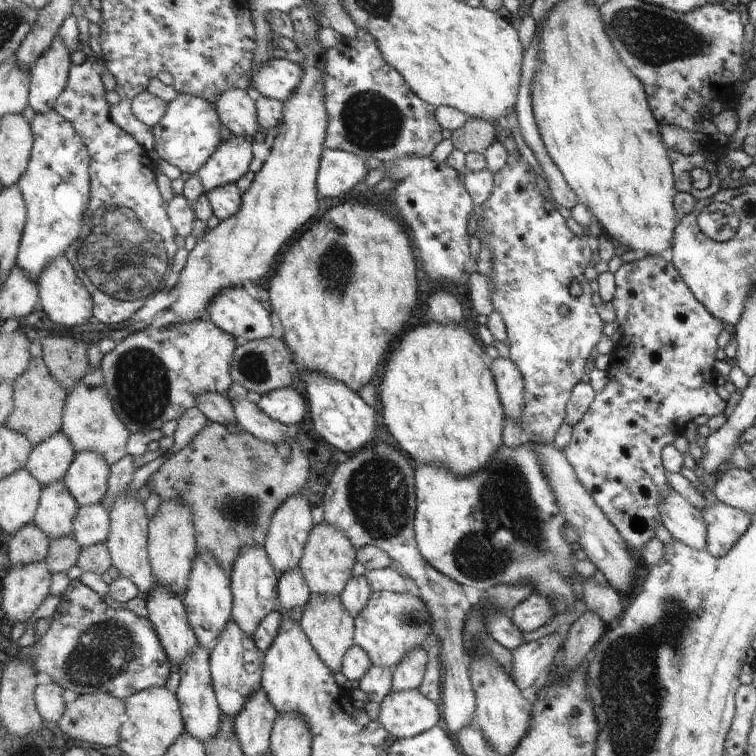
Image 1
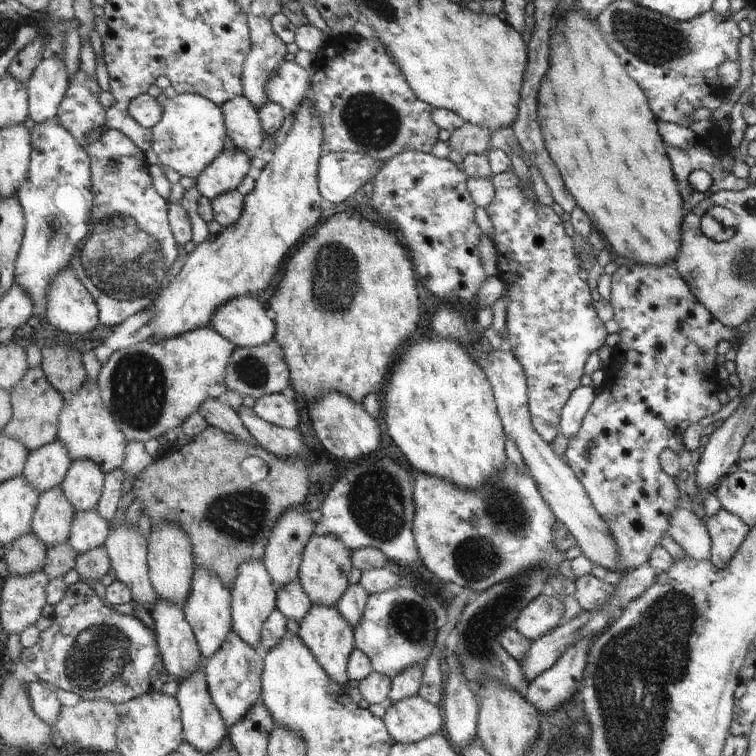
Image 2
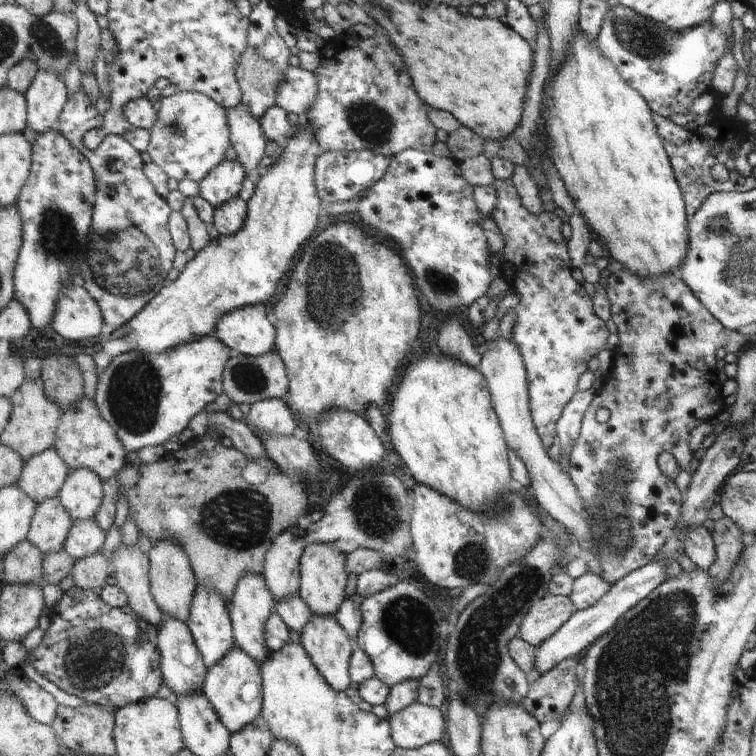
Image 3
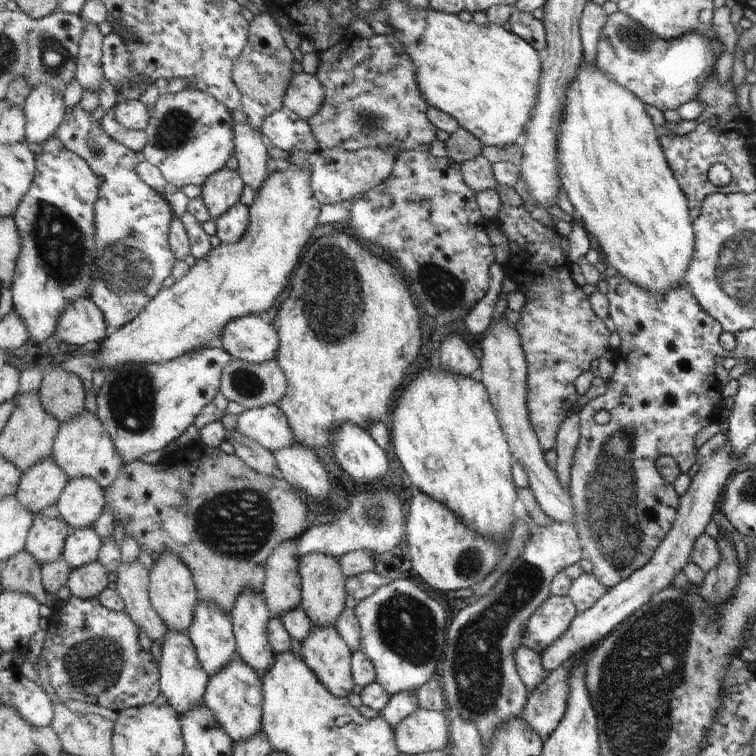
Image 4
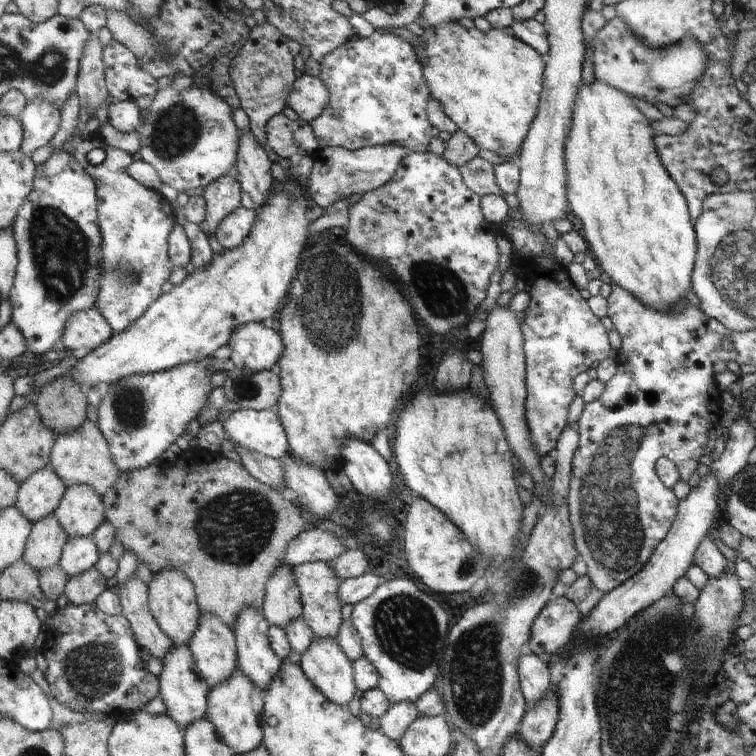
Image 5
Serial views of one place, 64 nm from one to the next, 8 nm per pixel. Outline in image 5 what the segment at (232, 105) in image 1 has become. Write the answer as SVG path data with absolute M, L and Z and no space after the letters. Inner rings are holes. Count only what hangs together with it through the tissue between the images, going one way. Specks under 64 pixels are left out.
M239 130L239 152L236 166L238 168L238 180L242 184L244 192L247 192L257 206L263 206L267 200L267 194L271 194L274 188L271 175L271 159L267 156L267 150L263 144L259 144L257 136L249 130Z

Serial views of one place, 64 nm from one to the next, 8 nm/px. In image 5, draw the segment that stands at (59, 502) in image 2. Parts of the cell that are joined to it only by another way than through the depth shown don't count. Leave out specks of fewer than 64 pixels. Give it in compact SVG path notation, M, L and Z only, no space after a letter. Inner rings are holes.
M55 513L45 516L34 523L23 559L39 573L53 568L62 559L63 549L69 539Z

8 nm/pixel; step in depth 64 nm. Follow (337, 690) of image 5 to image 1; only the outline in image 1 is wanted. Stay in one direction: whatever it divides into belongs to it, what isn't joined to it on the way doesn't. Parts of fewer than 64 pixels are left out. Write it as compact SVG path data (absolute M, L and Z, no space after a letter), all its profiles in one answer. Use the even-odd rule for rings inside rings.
M311 594L305 610L302 611L300 624L331 672L337 672L337 674L342 672L343 660L346 659L347 652L356 645L354 641L356 619L355 616L351 616L351 612L347 612L347 606L343 604L342 597L333 596L333 594L327 594L327 596Z

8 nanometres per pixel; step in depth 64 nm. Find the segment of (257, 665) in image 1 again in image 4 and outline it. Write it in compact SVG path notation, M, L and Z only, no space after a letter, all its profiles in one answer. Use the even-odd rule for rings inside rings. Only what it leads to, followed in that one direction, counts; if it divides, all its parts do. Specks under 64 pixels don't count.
M241 656L231 660L221 672L210 676L207 684L205 704L211 708L218 718L219 724L227 730L234 742L251 740L262 731L264 711L263 679L251 664L247 664Z

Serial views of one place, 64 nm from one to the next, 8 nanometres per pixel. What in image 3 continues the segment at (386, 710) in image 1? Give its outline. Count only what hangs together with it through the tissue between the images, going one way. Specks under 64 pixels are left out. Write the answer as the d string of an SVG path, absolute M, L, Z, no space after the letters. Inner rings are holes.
M423 702L411 704L395 714L387 716L391 723L391 732L398 748L413 750L423 748L431 742L441 742L447 732L445 711Z

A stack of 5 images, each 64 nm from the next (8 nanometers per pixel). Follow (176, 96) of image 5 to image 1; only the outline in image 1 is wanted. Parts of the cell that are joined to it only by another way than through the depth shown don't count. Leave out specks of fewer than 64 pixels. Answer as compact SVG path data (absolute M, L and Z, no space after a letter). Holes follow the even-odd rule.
M179 95L177 100L169 103L167 114L161 122L154 126L154 137L157 139L155 150L160 159L176 166L180 171L190 175L197 174L223 141L221 124L218 108L211 101L191 95Z

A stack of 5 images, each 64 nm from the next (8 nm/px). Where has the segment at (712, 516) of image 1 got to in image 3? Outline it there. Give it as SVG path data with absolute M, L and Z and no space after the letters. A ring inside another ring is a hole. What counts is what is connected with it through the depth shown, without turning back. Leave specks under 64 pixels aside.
M722 516L717 520L713 520L711 531L711 540L713 541L713 562L709 565L707 573L713 584L721 584L723 580L727 580L727 576L731 574L731 568L735 566L739 552L742 548L741 535L743 532L727 518Z

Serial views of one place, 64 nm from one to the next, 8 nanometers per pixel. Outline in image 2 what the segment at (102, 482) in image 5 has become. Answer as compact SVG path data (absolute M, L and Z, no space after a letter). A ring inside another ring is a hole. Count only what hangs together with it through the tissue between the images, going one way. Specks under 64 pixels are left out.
M98 378L87 379L79 392L66 400L66 406L62 410L61 424L59 425L58 440L67 444L71 458L75 460L95 460L101 464L103 472L109 474L123 466L125 460L125 448L127 448L127 436L118 426L111 410L103 404L102 386Z

